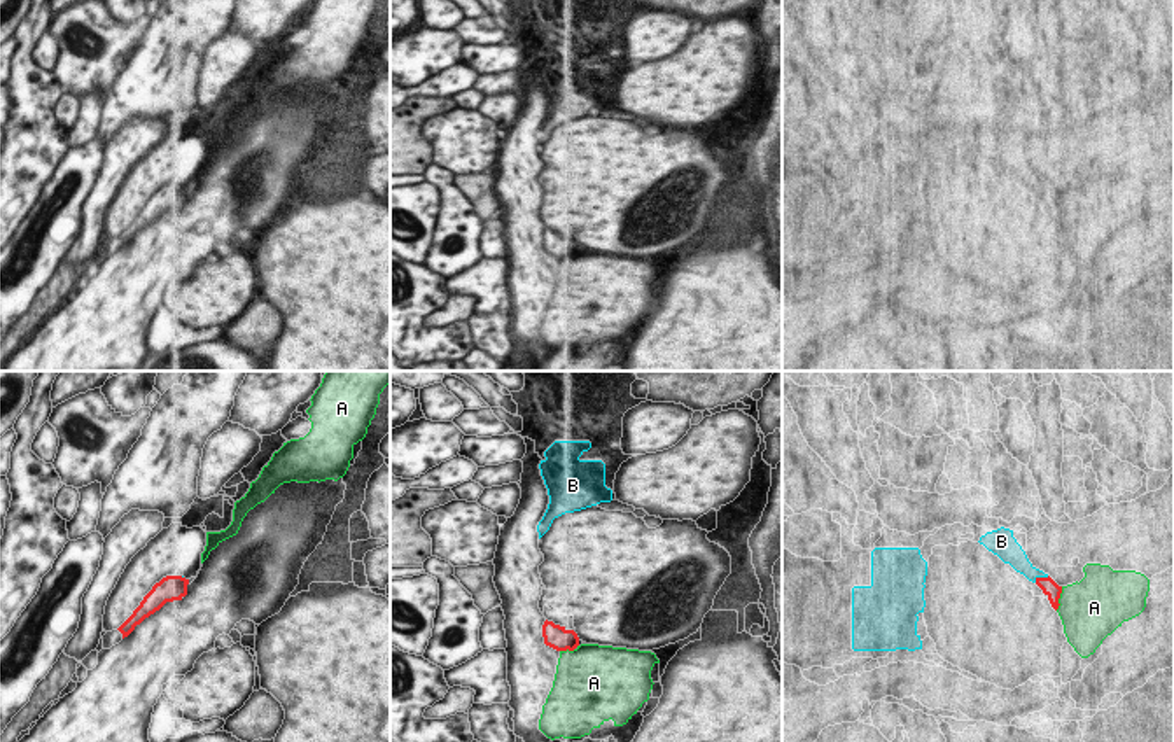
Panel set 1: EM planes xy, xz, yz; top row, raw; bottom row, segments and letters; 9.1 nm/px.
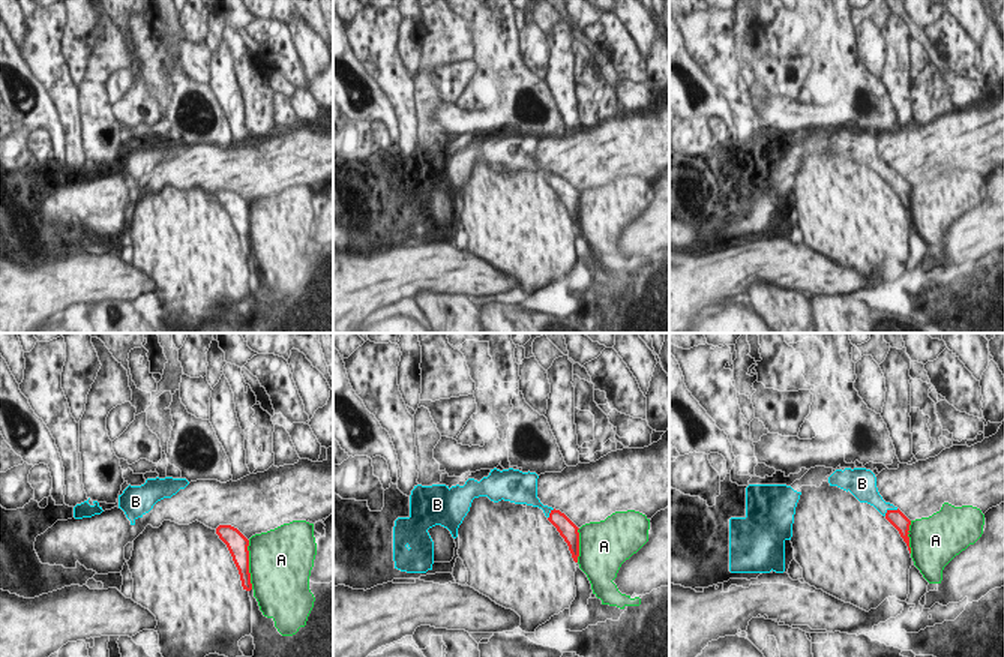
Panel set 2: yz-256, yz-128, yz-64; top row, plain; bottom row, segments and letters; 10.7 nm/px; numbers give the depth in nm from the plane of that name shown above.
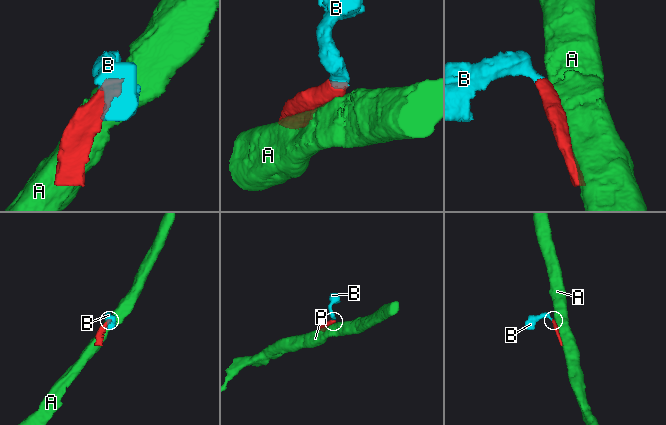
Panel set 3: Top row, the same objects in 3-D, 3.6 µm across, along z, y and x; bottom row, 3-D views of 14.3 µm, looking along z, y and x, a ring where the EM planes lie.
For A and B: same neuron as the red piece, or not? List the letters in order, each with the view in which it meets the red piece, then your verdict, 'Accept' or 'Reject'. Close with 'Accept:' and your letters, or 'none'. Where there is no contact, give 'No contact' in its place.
A: Touches red in yz. Reject
B: Touches red in yz. Accept
Accept: B

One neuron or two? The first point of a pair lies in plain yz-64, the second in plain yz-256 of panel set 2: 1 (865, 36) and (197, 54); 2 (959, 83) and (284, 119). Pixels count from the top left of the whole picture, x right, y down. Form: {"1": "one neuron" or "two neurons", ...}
{"1": "one neuron", "2": "two neurons"}

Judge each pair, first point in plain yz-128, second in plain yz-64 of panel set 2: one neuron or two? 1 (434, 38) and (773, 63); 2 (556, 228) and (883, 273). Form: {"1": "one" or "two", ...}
{"1": "two", "2": "two"}

